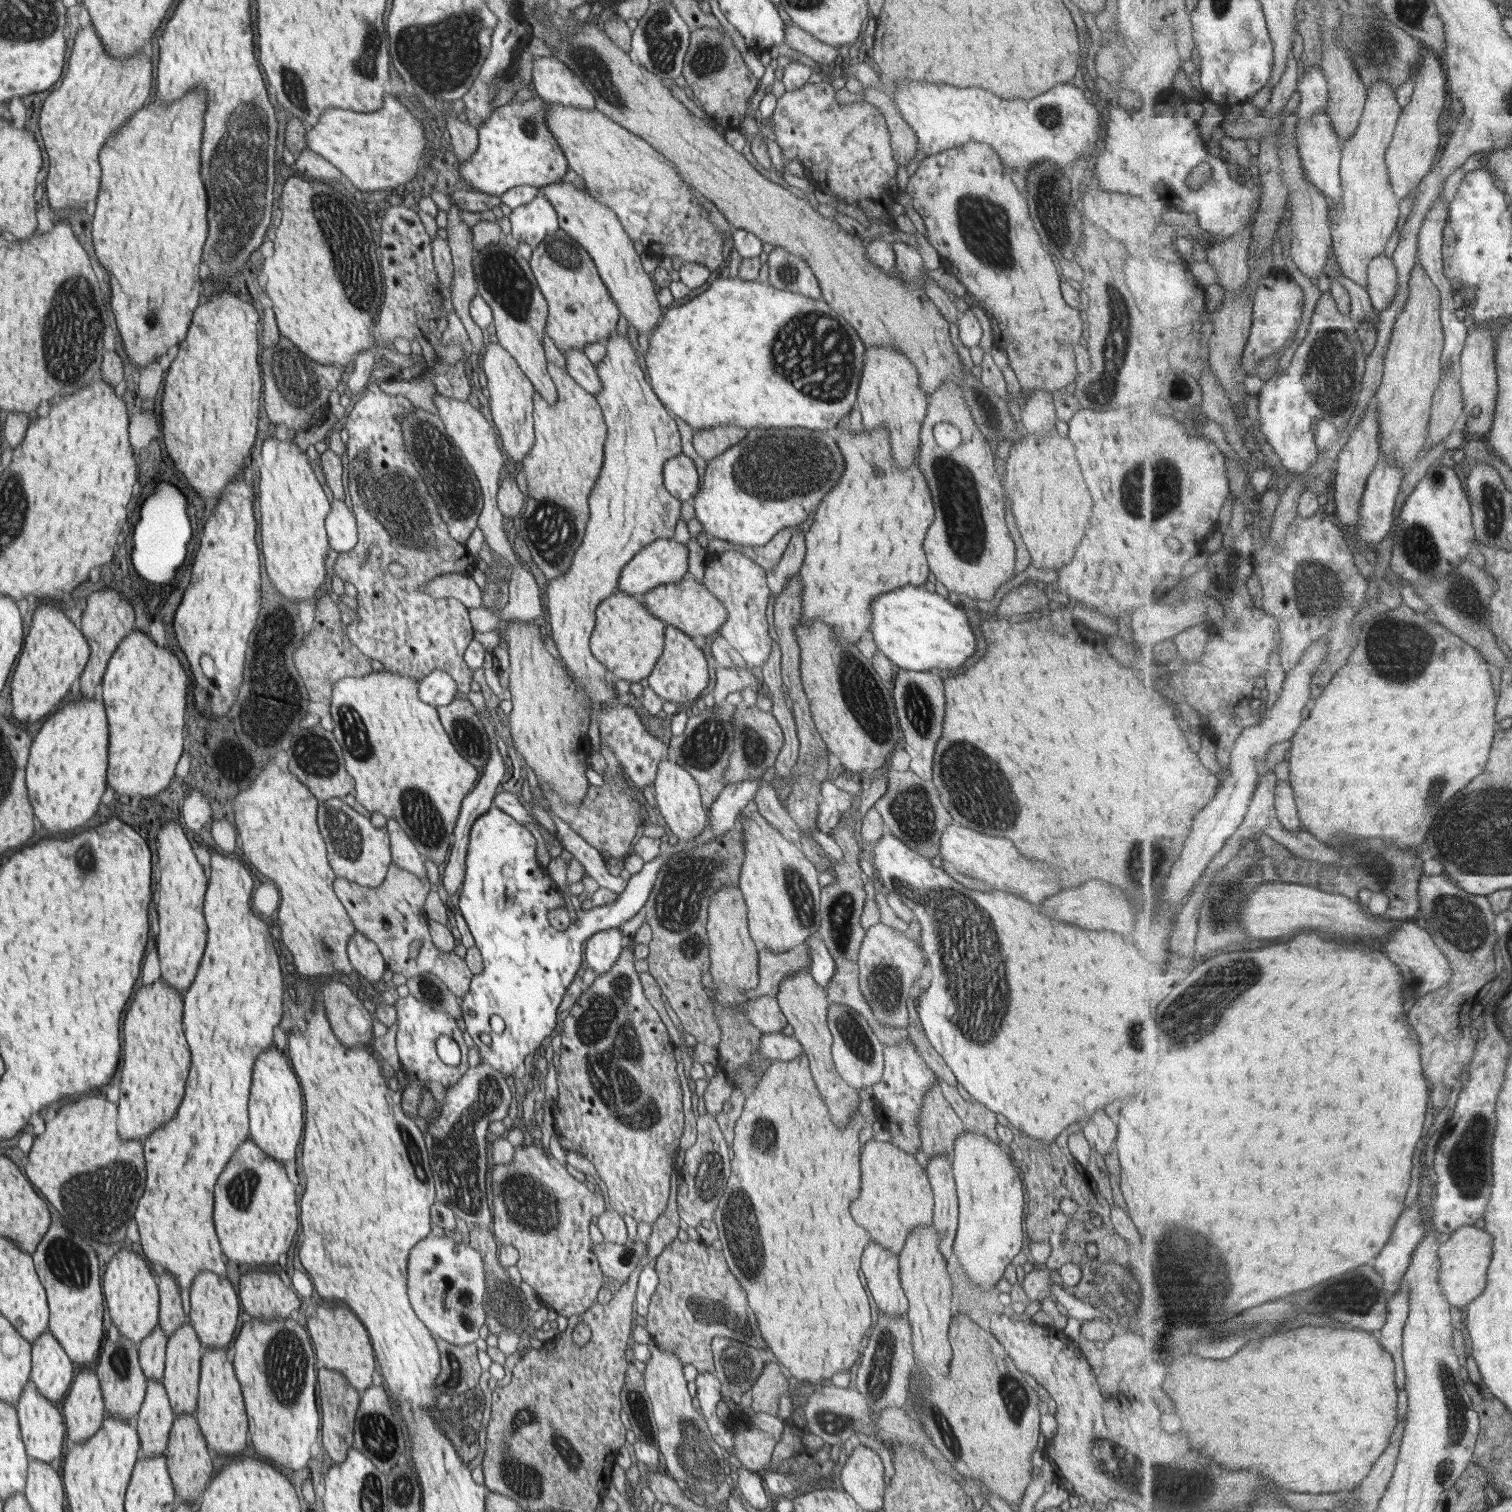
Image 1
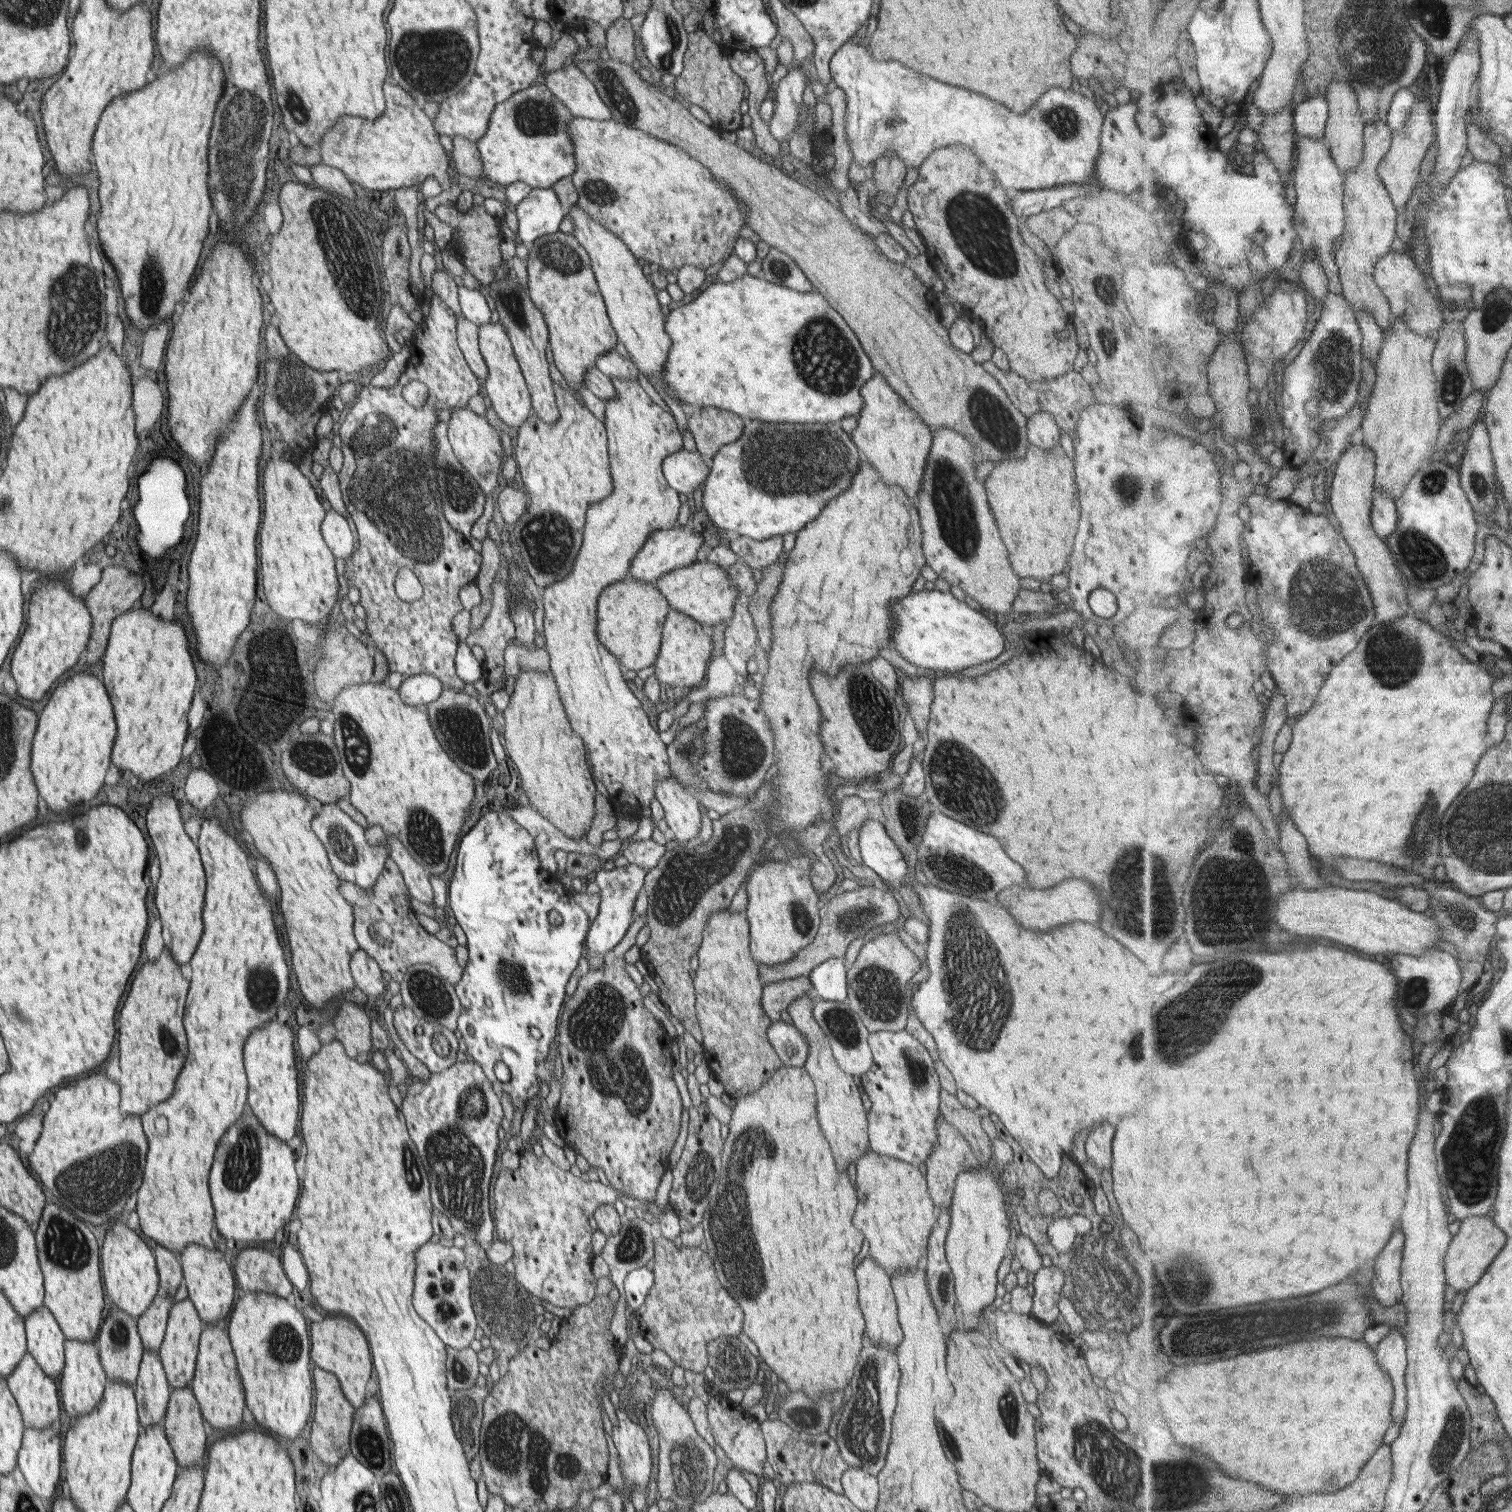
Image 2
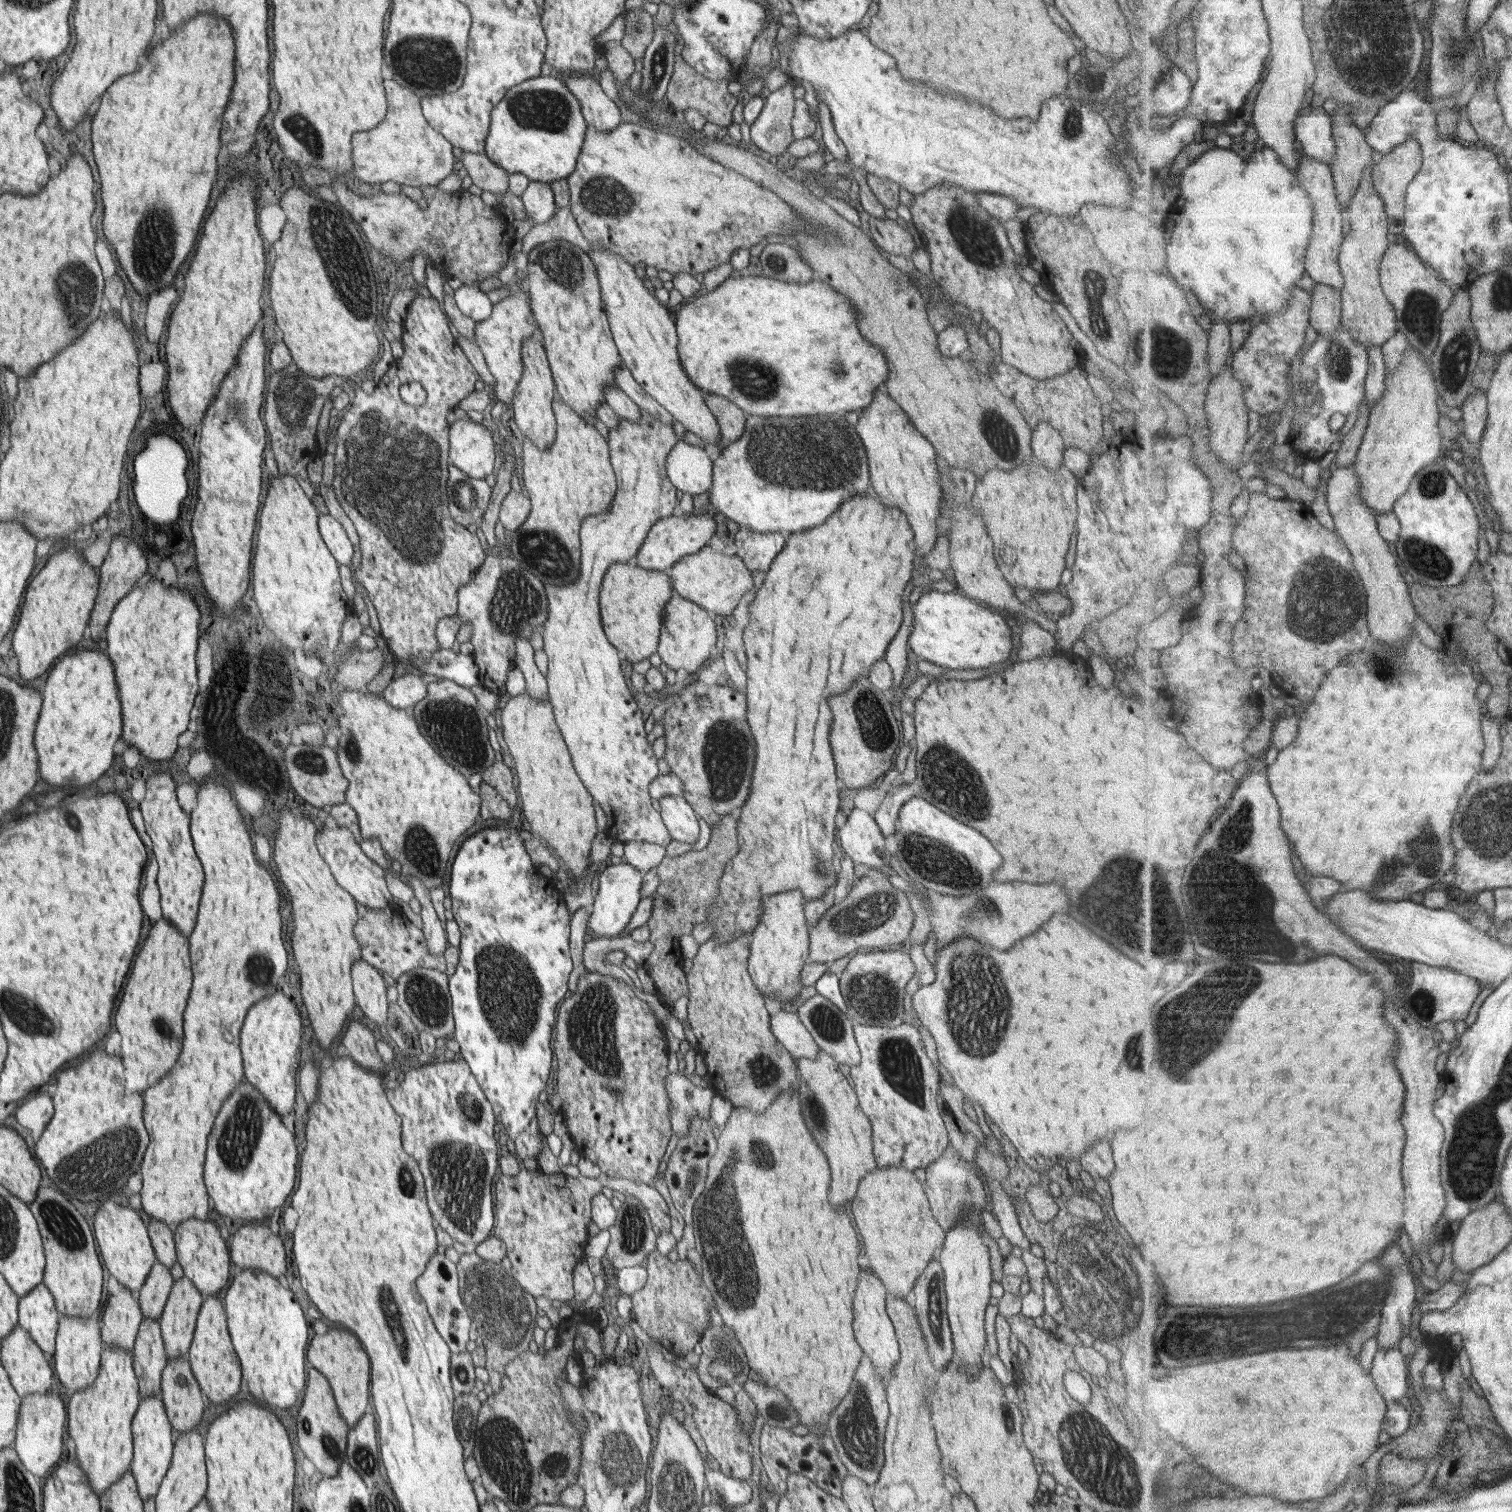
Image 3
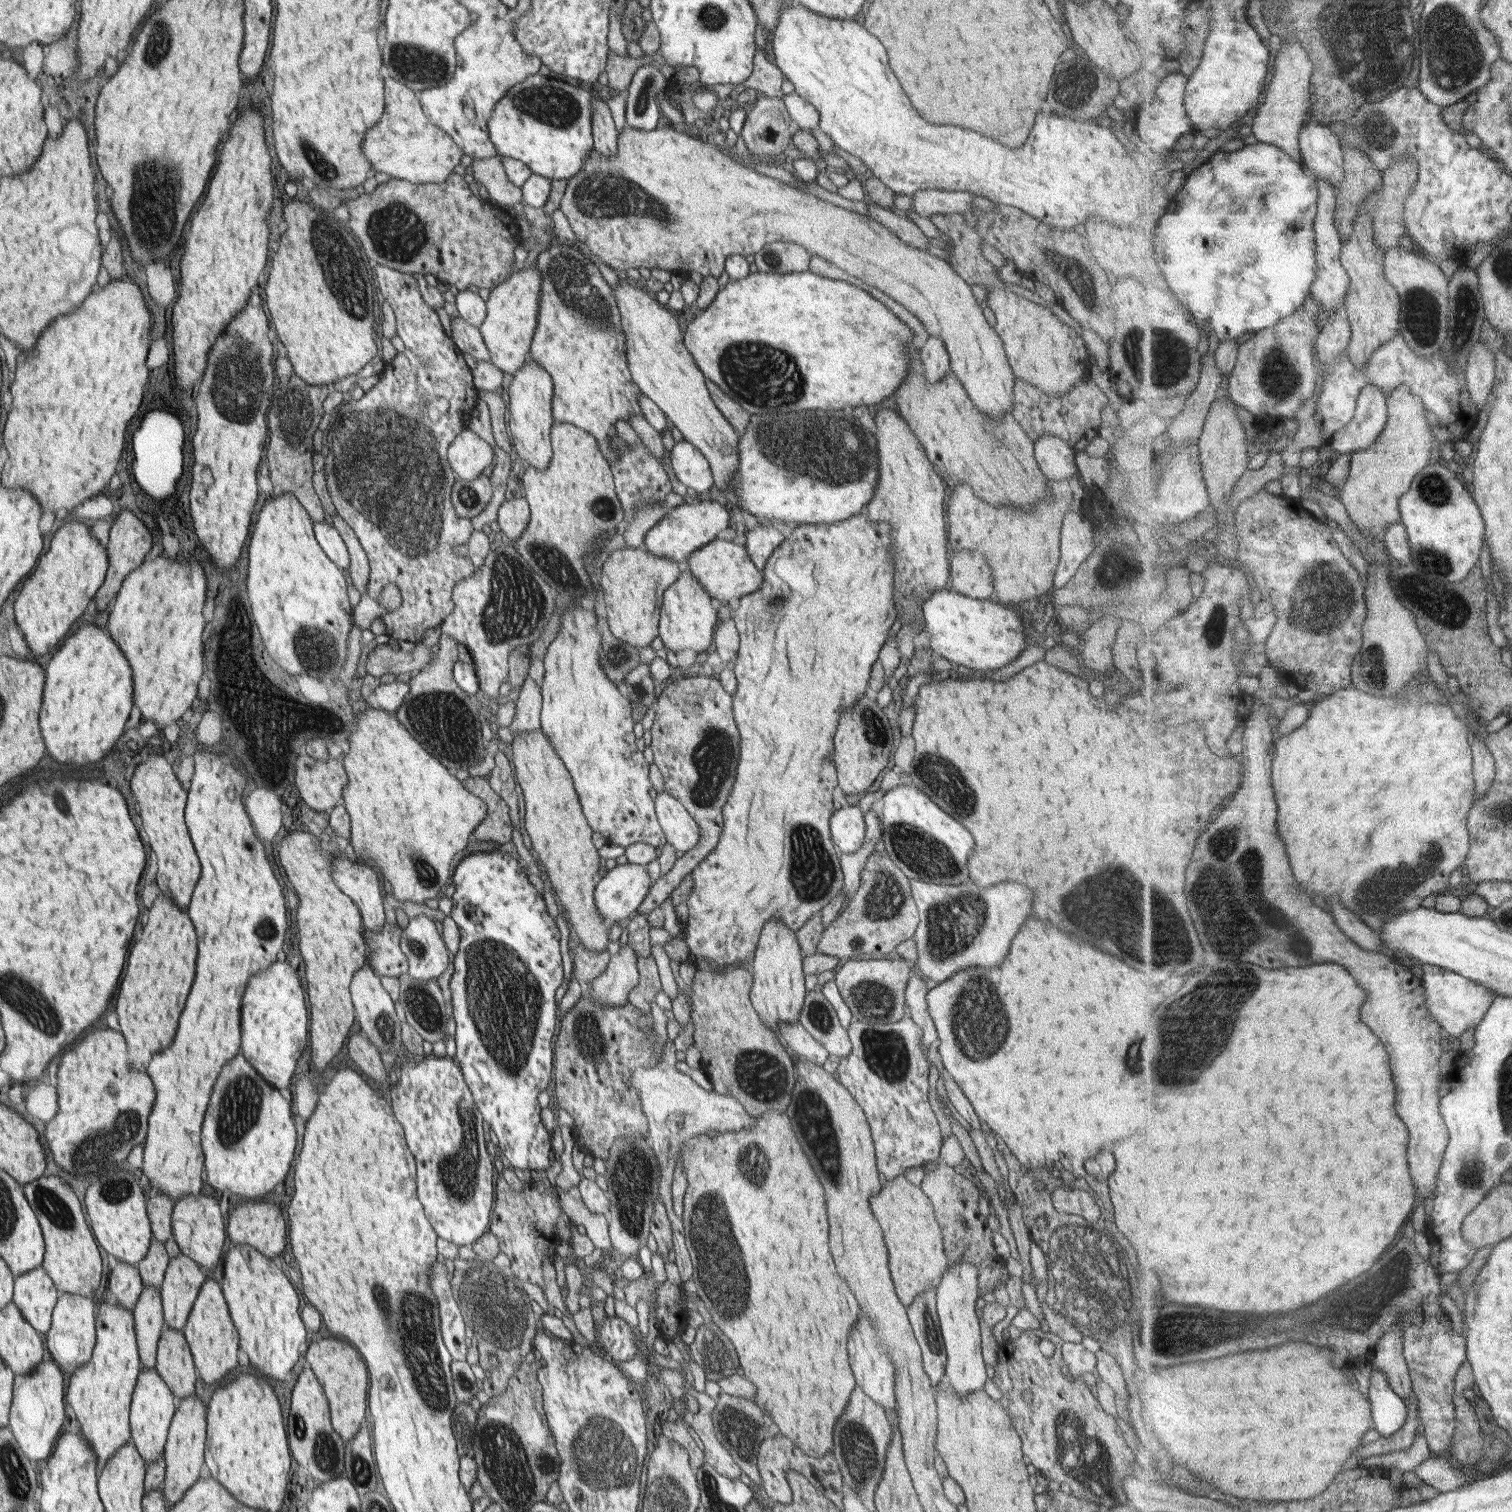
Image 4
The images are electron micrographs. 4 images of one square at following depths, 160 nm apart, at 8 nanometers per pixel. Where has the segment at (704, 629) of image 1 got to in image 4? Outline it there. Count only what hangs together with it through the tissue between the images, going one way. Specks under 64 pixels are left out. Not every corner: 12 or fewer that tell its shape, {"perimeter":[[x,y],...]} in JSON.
{"perimeter":[[729,535],[684,566],[717,605],[760,589],[763,576]]}

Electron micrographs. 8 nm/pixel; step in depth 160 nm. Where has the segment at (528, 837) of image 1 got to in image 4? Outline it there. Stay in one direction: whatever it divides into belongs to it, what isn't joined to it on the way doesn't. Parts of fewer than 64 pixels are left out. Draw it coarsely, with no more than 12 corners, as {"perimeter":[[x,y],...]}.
{"perimeter":[[508,852],[452,880],[455,1062],[507,1166],[556,1161],[560,930]]}

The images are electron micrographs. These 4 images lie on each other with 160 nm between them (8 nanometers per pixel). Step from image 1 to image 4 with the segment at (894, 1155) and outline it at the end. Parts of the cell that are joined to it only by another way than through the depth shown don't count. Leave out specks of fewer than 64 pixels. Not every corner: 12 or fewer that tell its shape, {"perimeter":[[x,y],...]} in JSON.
{"perimeter":[[904,1175],[870,1210],[908,1308],[950,1263],[932,1201]]}

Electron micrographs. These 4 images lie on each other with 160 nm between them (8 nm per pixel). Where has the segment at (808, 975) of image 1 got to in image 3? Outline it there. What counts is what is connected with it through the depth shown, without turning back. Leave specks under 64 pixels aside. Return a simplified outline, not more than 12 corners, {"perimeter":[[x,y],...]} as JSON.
{"perimeter":[[820,1051],[797,1060],[804,1124],[842,1206],[877,1166],[849,1078]]}

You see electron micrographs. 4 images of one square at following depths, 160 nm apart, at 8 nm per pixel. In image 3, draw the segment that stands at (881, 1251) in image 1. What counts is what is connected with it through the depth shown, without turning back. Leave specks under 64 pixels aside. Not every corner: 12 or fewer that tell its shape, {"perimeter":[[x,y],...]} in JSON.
{"perimeter":[[862,1270],[852,1330],[877,1375],[901,1357],[886,1310],[887,1288]]}

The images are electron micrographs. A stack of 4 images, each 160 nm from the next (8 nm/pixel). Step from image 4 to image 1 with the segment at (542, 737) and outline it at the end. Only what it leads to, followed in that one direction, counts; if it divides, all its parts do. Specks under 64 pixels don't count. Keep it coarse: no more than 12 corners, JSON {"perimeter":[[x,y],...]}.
{"perimeter":[[508,621],[515,748],[540,784],[587,793],[587,700],[544,647]]}

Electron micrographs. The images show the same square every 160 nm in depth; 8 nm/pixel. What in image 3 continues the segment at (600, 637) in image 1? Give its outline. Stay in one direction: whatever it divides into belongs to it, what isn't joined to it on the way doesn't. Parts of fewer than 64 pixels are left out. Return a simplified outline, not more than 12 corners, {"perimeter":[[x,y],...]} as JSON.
{"perimeter":[[608,567],[602,629],[630,663],[657,652],[666,572]]}

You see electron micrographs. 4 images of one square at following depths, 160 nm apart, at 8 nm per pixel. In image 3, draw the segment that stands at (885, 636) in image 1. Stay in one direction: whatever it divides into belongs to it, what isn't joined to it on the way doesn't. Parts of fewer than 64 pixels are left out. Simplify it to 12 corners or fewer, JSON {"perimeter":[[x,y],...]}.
{"perimeter":[[957,590],[912,602],[909,650],[950,670],[1004,662],[1012,631]]}

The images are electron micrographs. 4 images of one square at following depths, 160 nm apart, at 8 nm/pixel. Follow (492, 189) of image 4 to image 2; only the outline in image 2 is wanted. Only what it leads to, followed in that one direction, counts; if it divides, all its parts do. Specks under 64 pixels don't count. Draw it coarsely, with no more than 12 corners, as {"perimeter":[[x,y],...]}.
{"perimeter":[[452,137],[450,160],[458,173],[484,177],[477,144]]}

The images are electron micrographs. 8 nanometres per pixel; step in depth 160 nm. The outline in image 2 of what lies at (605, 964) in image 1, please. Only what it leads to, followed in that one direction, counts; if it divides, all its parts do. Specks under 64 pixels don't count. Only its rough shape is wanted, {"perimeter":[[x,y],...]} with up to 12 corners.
{"perimeter":[[635,864],[597,871],[601,903],[585,938],[604,956],[632,924],[646,873]]}

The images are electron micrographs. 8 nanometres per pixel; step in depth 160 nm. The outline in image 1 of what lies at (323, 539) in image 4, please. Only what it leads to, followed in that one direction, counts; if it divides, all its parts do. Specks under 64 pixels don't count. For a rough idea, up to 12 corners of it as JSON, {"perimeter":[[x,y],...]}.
{"perimeter":[[334,499],[325,520],[329,546],[338,553],[357,543],[357,522]]}

